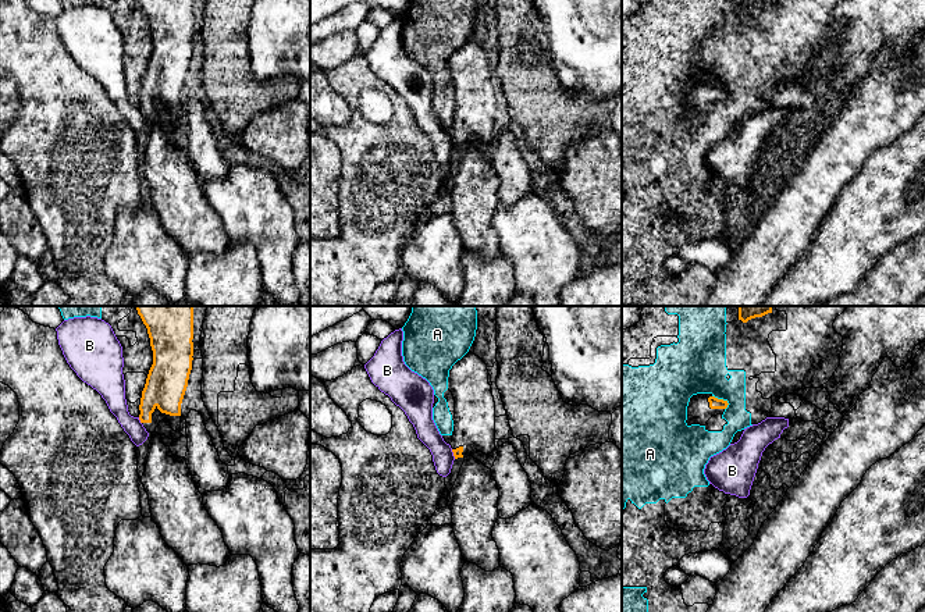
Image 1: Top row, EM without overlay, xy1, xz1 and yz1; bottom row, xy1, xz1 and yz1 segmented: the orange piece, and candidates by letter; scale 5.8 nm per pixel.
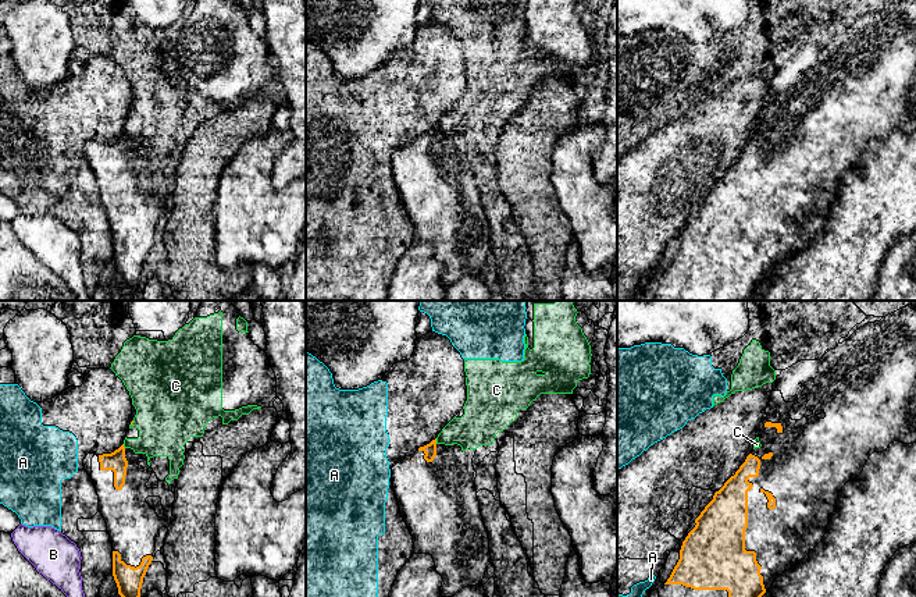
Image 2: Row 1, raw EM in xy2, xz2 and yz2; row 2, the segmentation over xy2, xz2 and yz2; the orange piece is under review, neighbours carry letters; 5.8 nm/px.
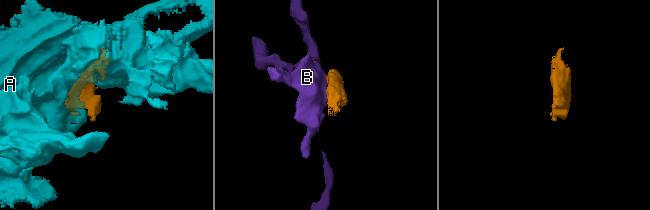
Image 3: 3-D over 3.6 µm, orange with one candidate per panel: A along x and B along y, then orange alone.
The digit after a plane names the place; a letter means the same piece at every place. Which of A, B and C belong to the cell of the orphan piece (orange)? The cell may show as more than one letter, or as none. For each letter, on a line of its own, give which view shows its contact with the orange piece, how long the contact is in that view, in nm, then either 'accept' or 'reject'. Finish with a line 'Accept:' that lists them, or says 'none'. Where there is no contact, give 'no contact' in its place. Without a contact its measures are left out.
A: yz1 | 120 nm | reject
B: xy1 | 40 nm | reject
C: xz2 | 30 nm | reject
Accept: none

